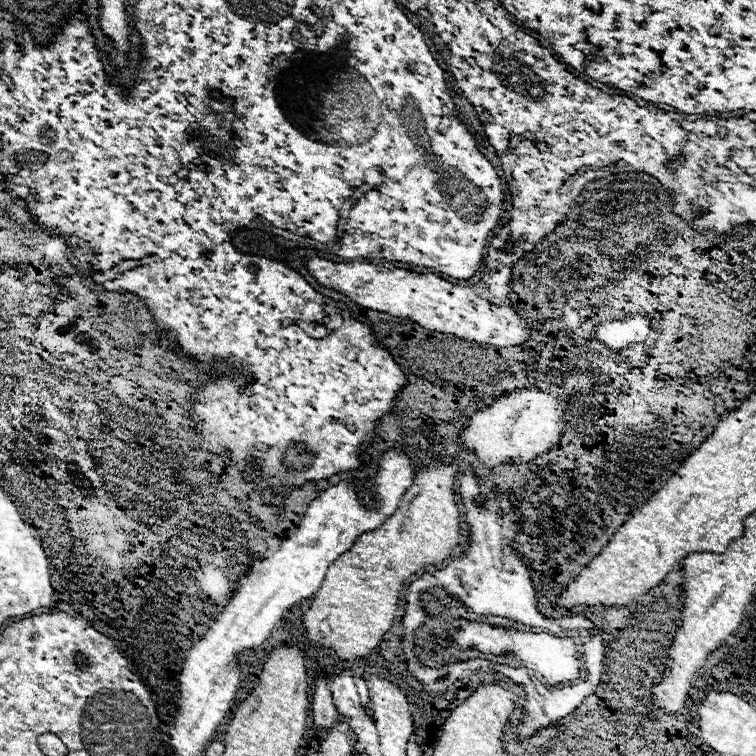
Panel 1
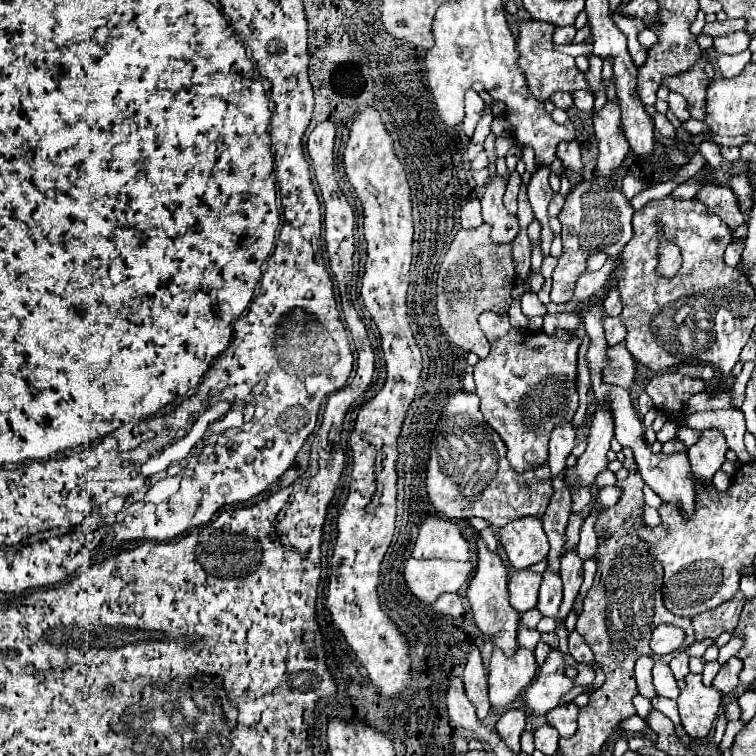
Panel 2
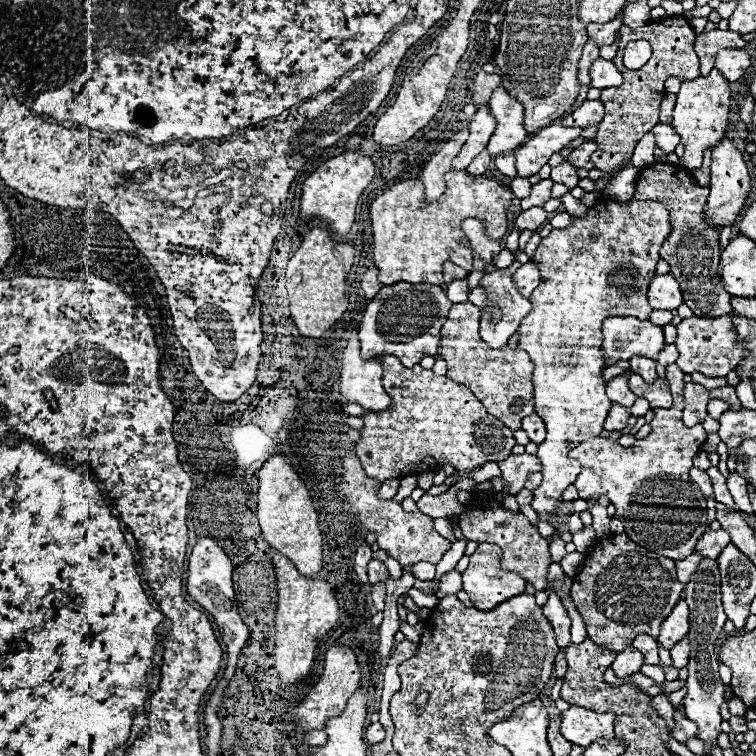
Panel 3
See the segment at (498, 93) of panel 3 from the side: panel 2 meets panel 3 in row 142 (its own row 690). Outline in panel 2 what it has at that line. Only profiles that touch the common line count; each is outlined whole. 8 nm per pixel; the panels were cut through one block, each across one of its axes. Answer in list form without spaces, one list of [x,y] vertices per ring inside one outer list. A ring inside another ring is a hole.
[[[494,648],[488,676],[488,694],[490,704],[496,712],[504,712],[510,708],[522,690],[530,686],[530,680],[536,674],[534,654],[526,648],[516,648],[514,656],[504,656],[500,648]]]

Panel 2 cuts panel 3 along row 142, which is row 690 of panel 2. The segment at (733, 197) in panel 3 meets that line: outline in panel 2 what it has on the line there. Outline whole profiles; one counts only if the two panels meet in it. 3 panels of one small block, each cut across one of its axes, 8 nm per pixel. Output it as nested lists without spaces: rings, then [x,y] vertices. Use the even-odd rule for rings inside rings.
[[[730,658],[722,668],[720,672],[716,674],[714,678],[714,688],[722,694],[730,694],[736,686],[738,686],[738,674],[742,670],[742,662],[738,658]]]

